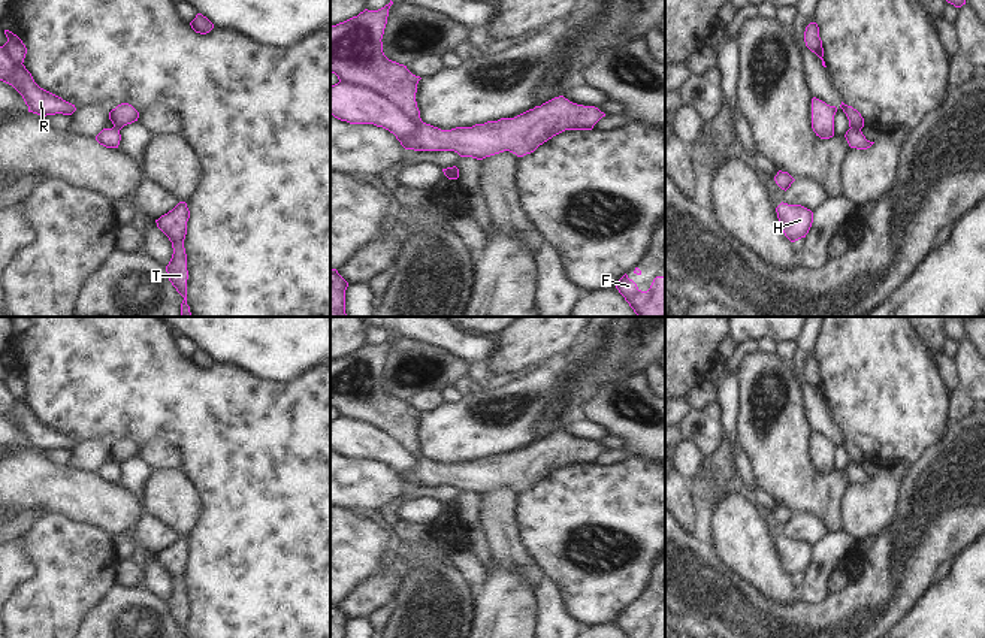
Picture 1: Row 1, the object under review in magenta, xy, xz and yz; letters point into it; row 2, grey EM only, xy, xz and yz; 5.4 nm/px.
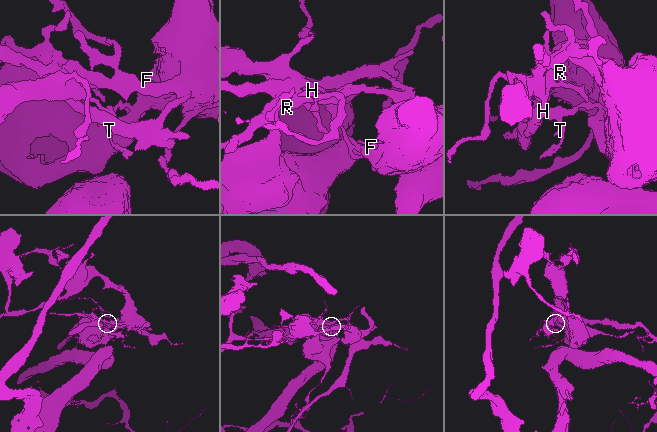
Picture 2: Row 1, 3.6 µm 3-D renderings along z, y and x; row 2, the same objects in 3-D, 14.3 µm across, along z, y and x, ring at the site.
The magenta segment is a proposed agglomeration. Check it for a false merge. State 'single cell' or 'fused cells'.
fused cells

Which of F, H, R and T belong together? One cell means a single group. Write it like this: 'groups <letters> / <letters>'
groups F R T / H

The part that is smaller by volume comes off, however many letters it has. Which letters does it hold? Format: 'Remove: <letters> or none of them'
Remove: H.

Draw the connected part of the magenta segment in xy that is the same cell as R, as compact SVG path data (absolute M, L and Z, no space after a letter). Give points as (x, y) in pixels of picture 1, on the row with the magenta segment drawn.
M0 46L0 81L12 85L22 96L28 112L46 117L72 115L76 111L75 105L40 88L25 66L15 64L3 46Z

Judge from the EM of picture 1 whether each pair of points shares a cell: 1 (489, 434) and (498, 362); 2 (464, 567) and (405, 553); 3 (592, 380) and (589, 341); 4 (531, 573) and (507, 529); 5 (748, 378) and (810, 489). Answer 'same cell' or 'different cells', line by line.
1: different cells
2: different cells
3: different cells
4: same cell
5: same cell

